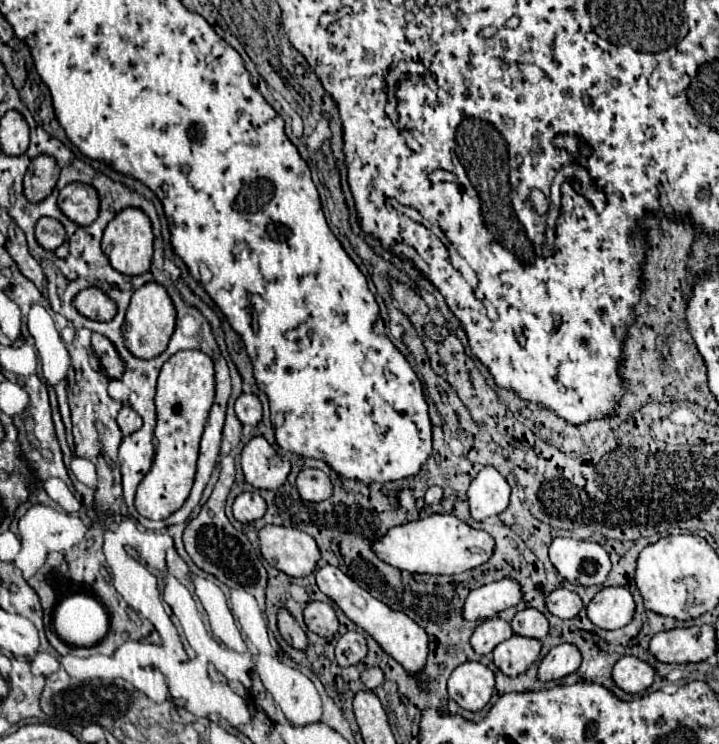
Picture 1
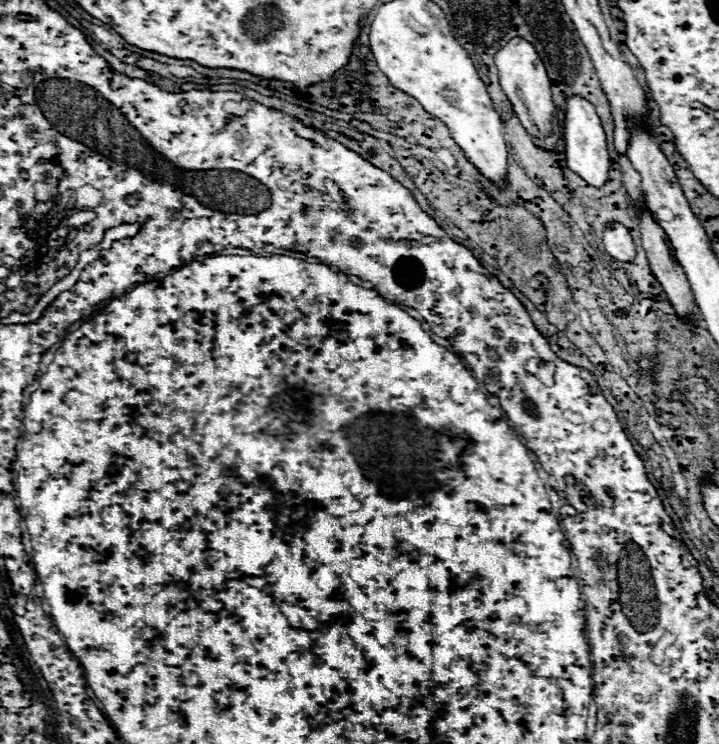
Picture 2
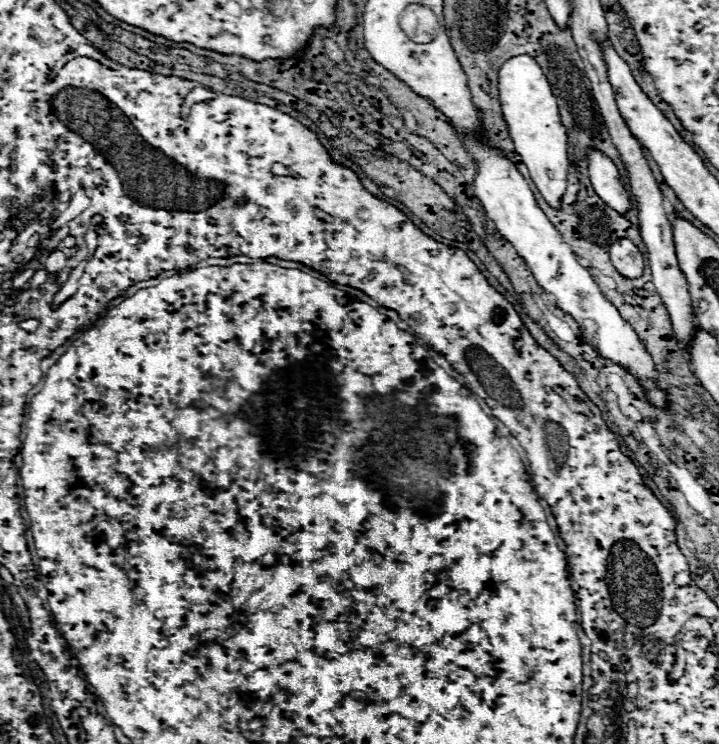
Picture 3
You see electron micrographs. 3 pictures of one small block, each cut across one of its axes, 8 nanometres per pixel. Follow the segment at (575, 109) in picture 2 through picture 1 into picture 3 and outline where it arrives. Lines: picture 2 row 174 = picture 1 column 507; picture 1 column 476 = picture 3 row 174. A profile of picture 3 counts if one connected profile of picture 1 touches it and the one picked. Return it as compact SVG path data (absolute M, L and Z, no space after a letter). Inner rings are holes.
M588 148L586 156L588 156L588 176L594 190L606 204L610 204L610 208L624 214L630 208L630 196L624 188L624 180L618 168L606 154L594 148Z

